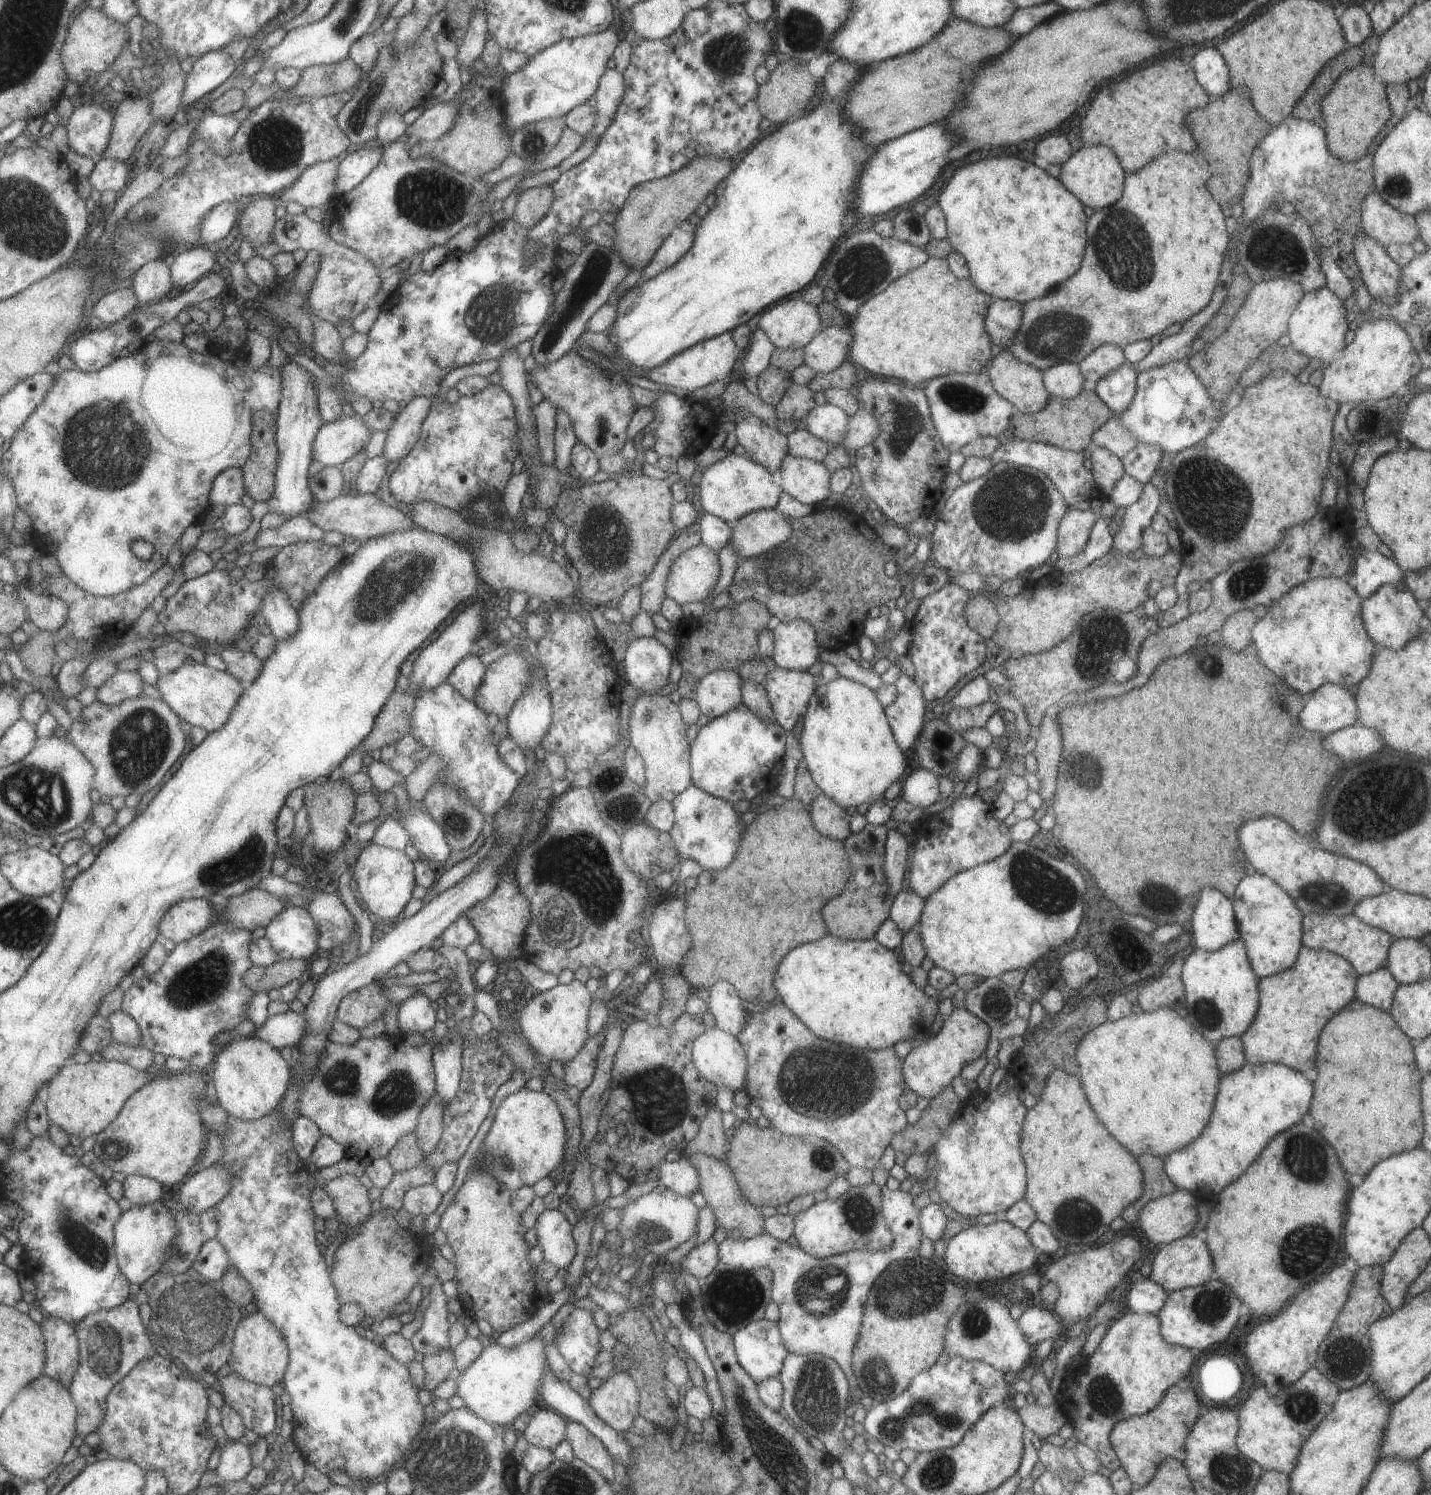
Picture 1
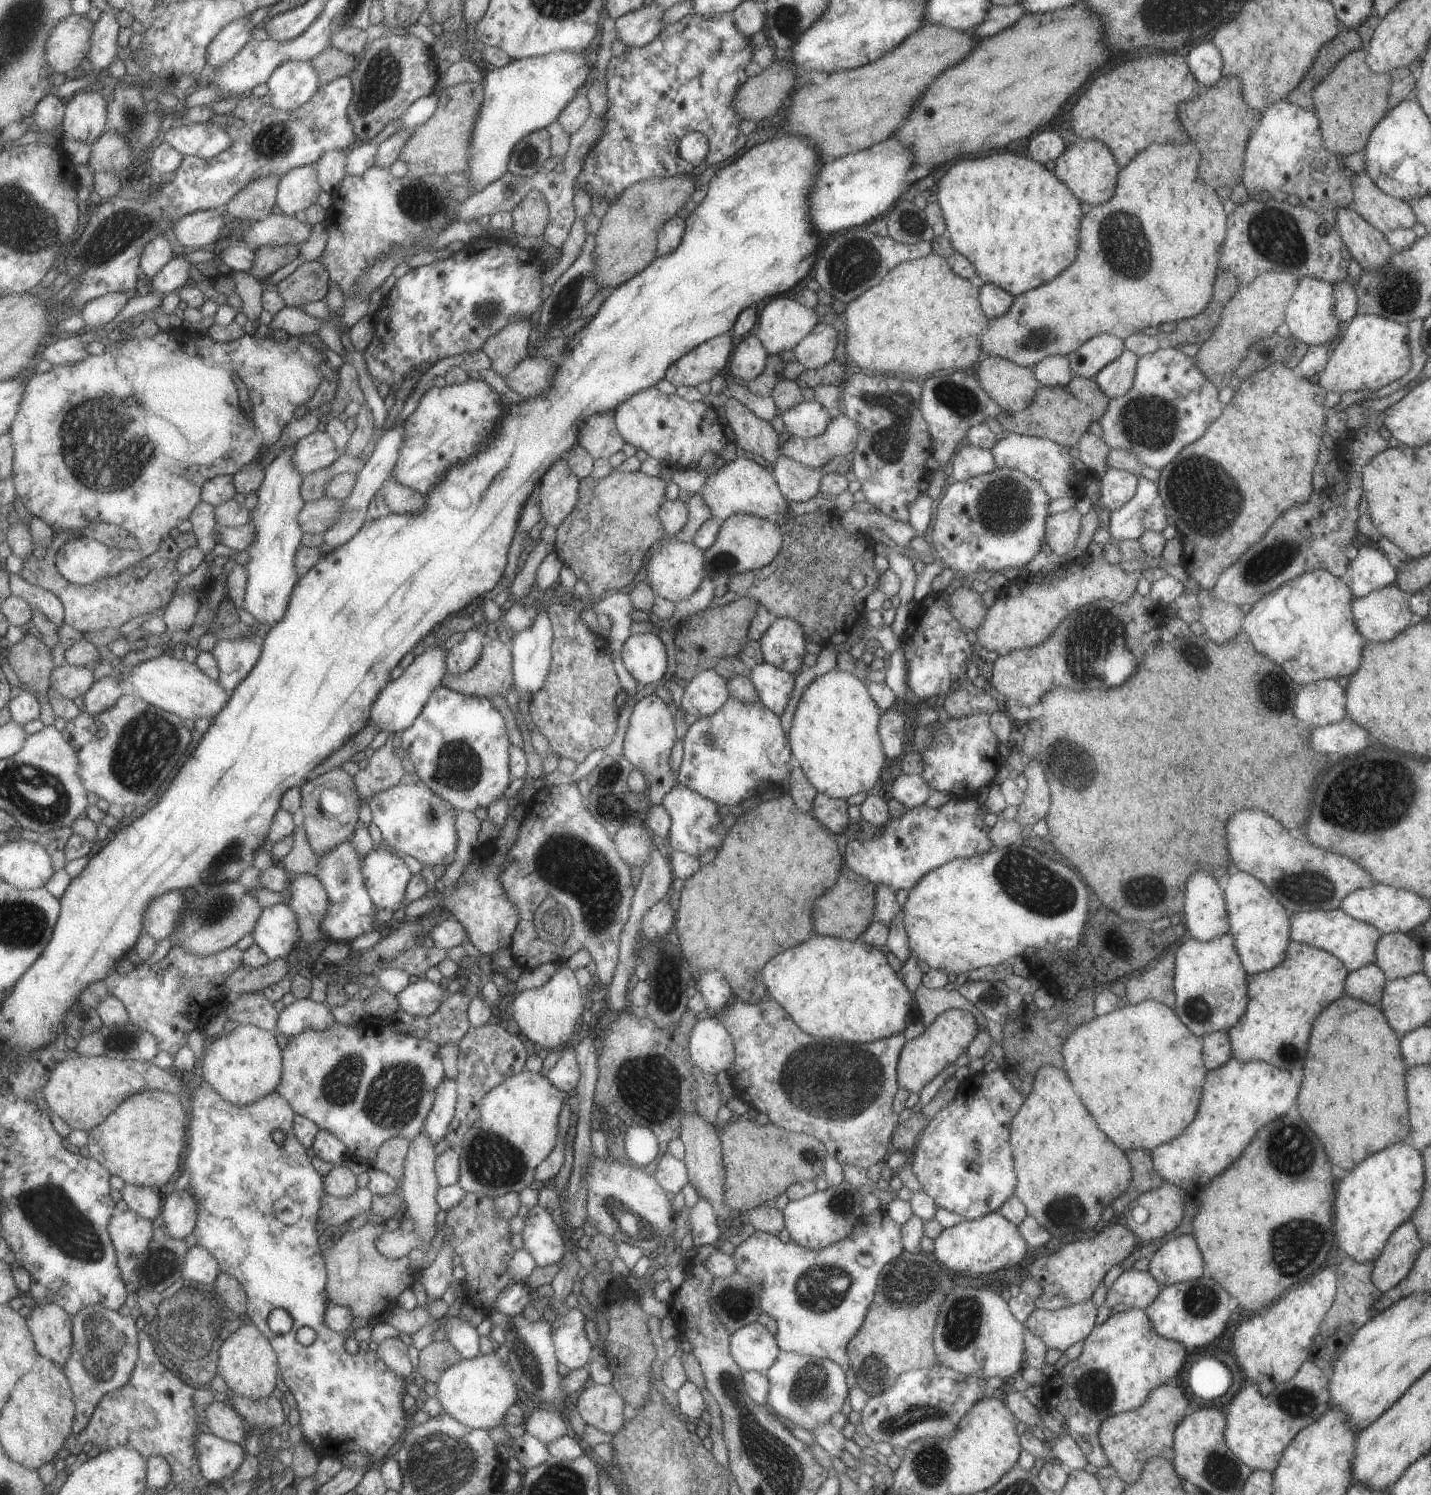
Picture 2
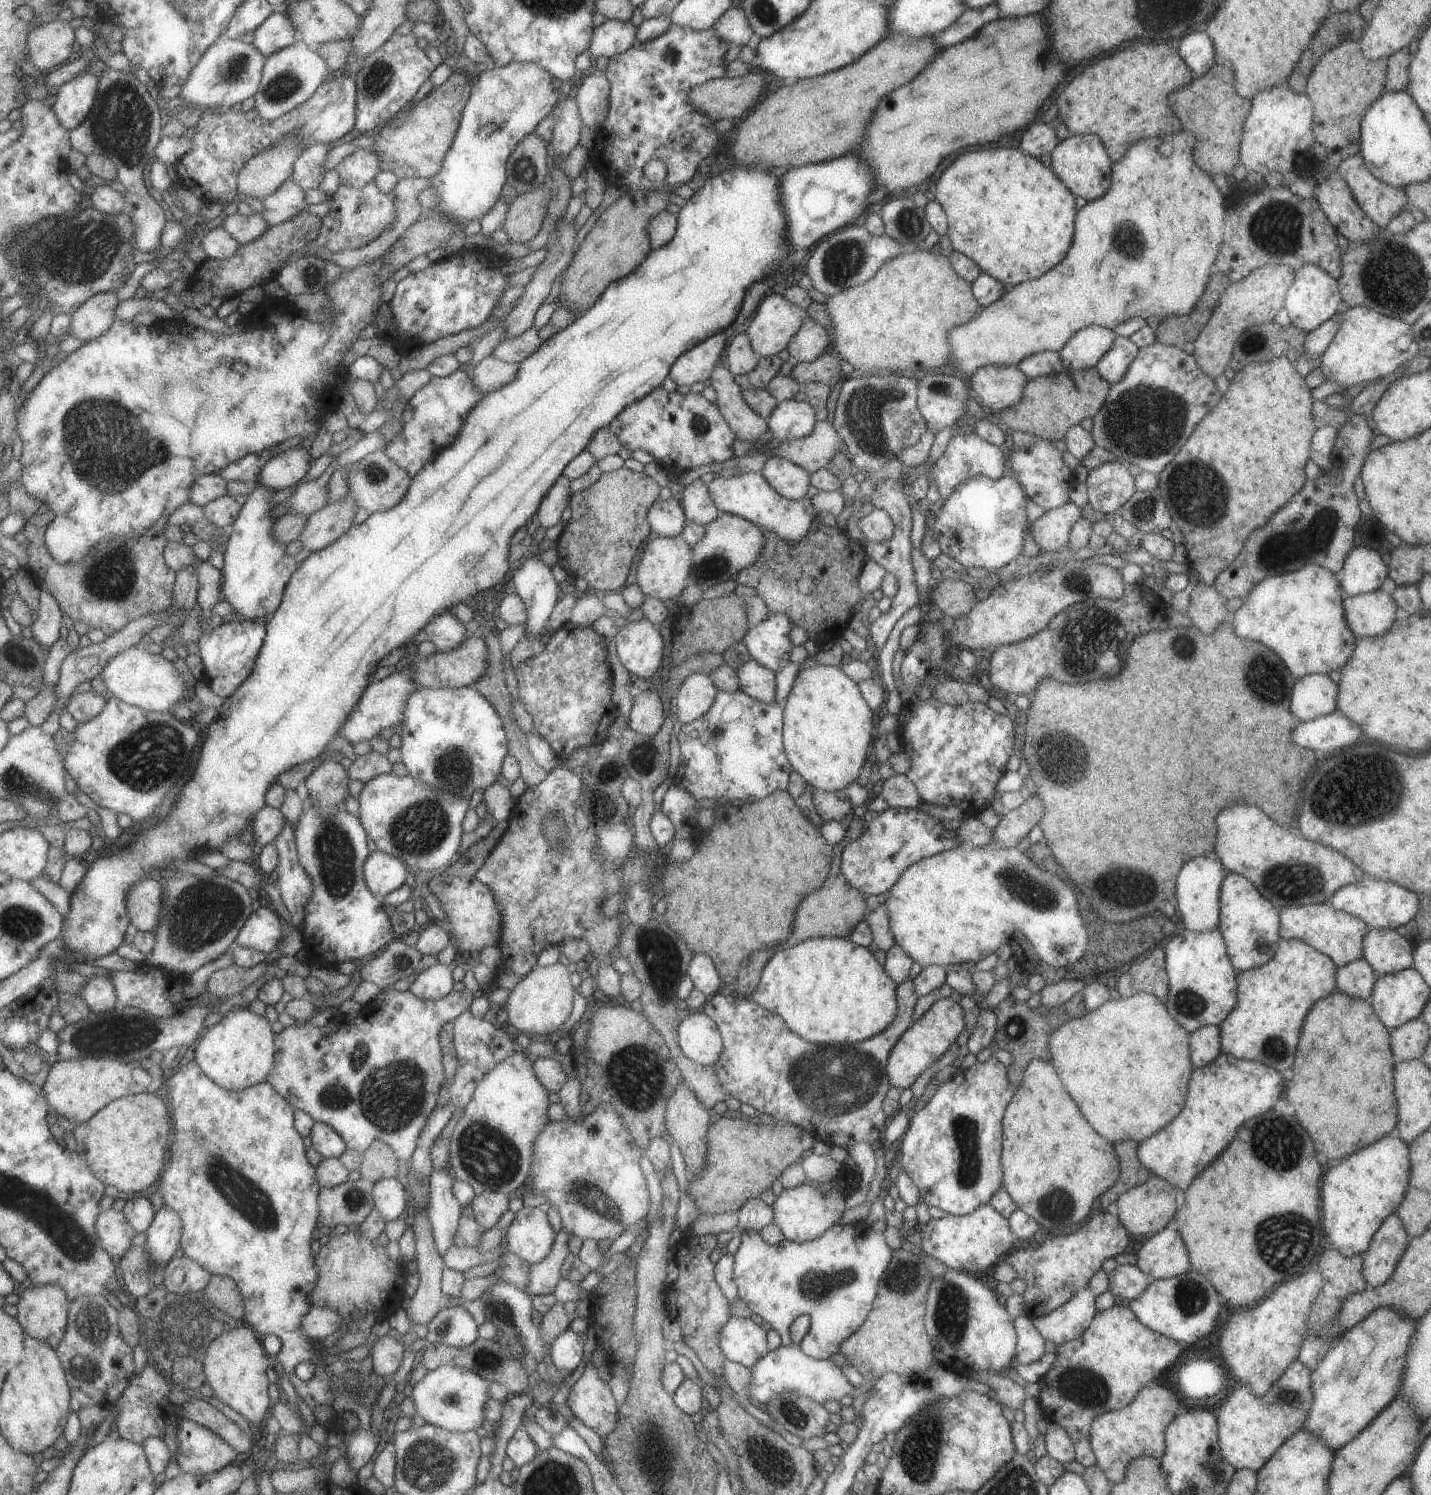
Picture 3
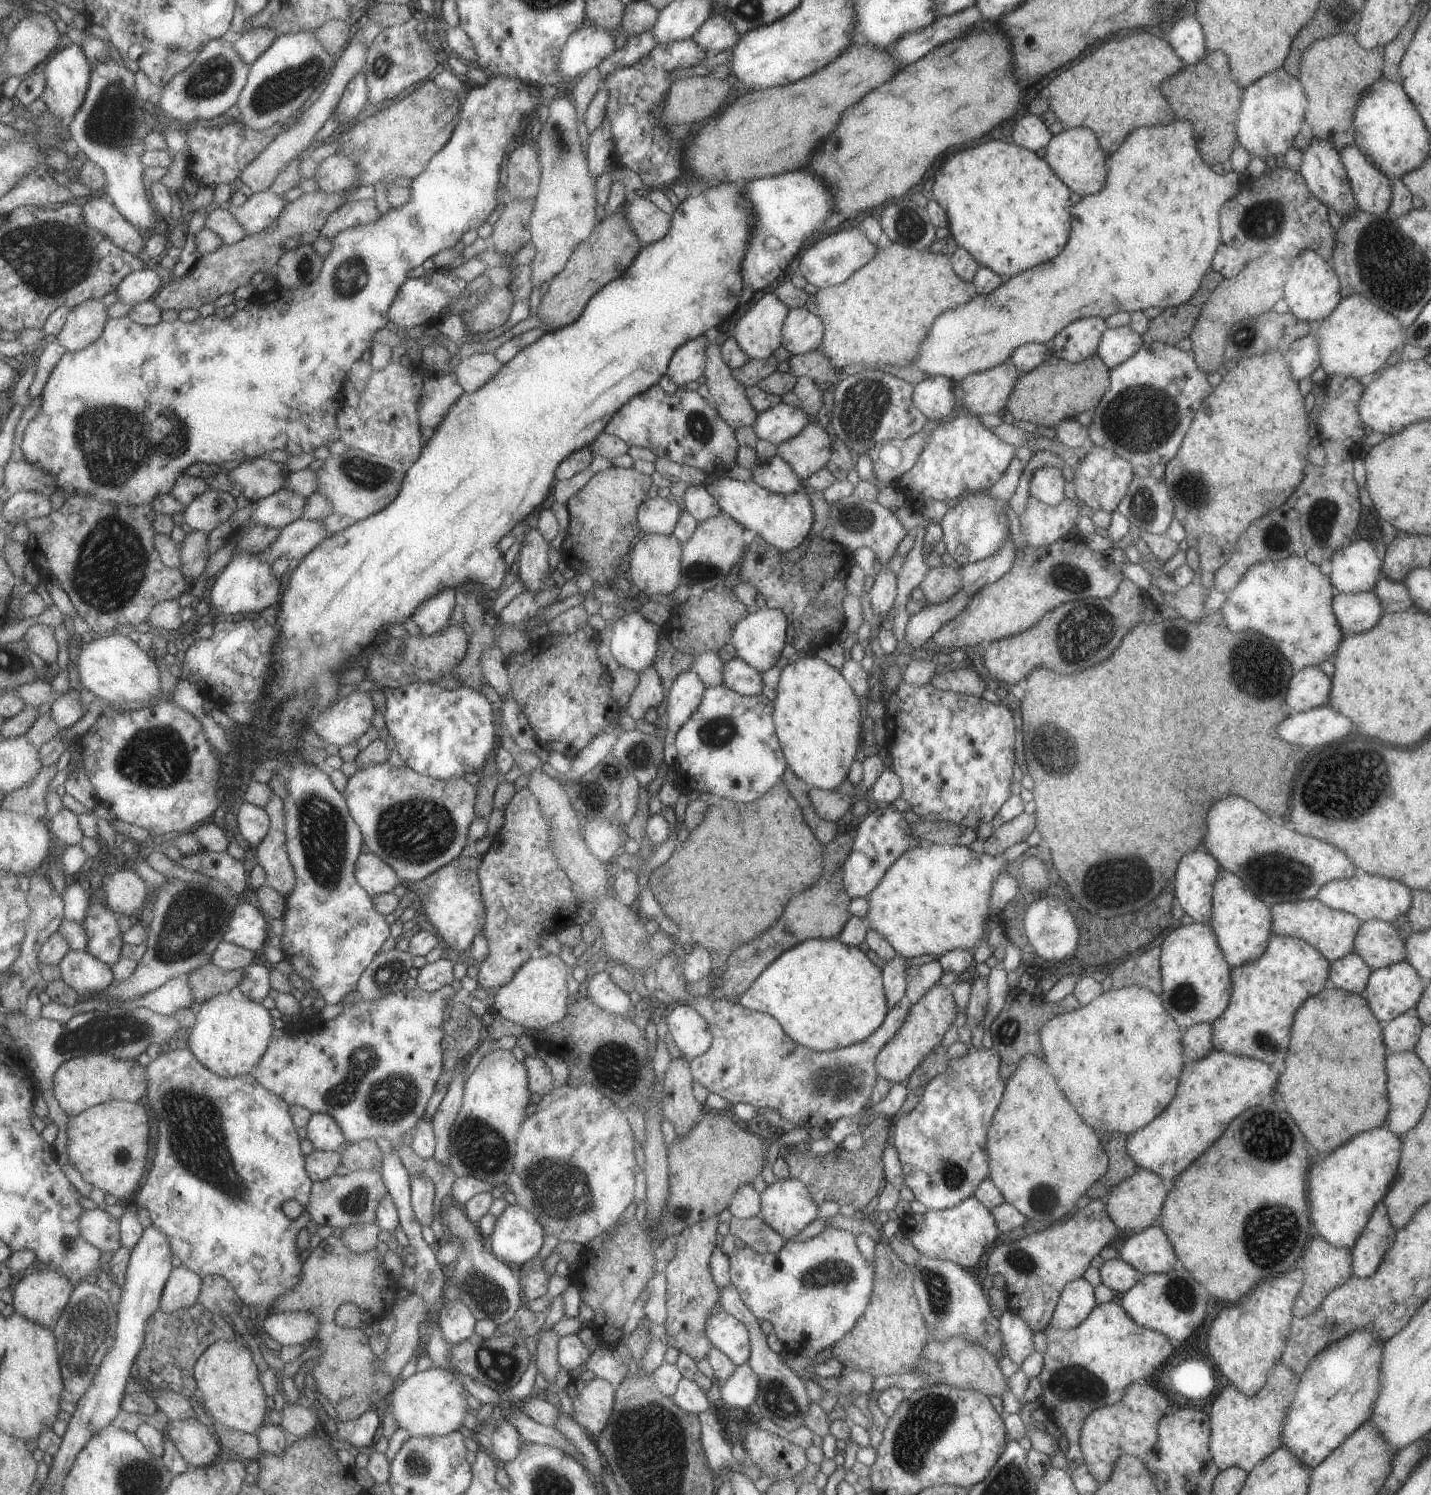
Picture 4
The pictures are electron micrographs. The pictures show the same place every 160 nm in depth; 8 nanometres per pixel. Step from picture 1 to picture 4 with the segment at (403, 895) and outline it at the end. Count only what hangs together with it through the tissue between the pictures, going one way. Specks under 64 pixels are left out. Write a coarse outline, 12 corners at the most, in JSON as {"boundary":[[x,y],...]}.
{"boundary":[[375,854],[356,859],[356,882],[369,897],[391,893],[397,876]]}

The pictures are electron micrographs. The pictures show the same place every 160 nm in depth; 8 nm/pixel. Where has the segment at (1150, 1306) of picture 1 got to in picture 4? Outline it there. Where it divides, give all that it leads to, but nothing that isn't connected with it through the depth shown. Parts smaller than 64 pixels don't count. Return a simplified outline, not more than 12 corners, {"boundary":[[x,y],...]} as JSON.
{"boundary":[[1120,1259],[1105,1260],[1101,1283],[1120,1295],[1137,1284],[1141,1272]]}

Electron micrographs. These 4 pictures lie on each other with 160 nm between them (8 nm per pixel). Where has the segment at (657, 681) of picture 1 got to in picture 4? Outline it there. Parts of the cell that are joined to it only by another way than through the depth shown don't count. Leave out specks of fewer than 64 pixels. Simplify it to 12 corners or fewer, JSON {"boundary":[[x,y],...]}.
{"boundary":[[639,610],[615,619],[609,649],[635,673],[653,665],[657,627]]}

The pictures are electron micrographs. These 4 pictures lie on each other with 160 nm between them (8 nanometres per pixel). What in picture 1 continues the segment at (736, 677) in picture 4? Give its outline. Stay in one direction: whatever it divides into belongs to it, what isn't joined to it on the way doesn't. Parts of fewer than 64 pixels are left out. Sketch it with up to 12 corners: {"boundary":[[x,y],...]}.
{"boundary":[[777,666],[763,686],[774,722],[791,732],[821,681]]}

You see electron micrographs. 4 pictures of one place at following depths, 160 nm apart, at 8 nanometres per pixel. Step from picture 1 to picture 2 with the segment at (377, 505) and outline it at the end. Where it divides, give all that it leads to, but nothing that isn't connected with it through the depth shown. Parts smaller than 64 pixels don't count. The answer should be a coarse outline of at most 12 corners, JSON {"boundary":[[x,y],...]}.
{"boundary":[[333,498],[305,502],[299,514],[304,533],[320,534],[339,518]]}

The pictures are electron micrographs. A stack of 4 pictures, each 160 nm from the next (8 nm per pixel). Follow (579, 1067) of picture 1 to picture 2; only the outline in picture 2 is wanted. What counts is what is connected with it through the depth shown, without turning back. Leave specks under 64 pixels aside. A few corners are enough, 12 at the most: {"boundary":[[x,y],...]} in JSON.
{"boundary":[[566,1046],[543,1076],[570,1096],[579,1079],[573,1047]]}

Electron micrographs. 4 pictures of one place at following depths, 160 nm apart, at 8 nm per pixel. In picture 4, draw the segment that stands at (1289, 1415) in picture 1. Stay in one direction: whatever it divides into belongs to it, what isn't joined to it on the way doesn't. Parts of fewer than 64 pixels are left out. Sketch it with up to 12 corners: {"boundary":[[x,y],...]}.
{"boundary":[[1271,1368],[1261,1390],[1228,1384],[1209,1406],[1219,1470],[1250,1472],[1281,1447],[1299,1379]]}

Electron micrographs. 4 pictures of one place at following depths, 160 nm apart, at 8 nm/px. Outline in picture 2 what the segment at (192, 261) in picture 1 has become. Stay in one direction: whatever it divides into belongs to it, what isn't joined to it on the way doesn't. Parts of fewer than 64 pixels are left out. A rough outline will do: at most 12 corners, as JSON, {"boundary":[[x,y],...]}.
{"boundary":[[179,254],[153,278],[165,295],[189,284],[193,266]]}

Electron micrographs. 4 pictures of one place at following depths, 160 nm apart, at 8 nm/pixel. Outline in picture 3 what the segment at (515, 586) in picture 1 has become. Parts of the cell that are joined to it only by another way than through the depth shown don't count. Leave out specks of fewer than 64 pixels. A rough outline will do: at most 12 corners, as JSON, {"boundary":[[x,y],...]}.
{"boundary":[[382,450],[348,467],[346,495],[369,514],[399,504],[409,474]]}

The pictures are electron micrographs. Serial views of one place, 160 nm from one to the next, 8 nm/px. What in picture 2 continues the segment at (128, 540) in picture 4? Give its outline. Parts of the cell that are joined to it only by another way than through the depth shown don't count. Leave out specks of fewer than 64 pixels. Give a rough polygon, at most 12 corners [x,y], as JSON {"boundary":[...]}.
{"boundary":[[167,534],[141,564],[93,584],[61,575],[57,550],[20,575],[53,592],[82,634],[123,626],[172,602],[181,548]]}

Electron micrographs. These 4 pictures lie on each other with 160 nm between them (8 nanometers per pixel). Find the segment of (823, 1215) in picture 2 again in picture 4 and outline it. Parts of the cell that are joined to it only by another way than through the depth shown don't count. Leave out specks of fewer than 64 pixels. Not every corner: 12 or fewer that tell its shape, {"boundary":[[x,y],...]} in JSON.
{"boundary":[[795,1178],[759,1194],[761,1220],[790,1239],[818,1218]]}

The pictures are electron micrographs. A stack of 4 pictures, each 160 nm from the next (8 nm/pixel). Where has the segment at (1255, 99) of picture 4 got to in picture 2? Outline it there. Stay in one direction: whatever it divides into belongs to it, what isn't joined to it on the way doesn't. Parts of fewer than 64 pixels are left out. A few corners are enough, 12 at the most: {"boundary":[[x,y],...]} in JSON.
{"boundary":[[1275,100],[1247,140],[1241,183],[1281,190],[1334,226],[1351,170],[1313,111]]}

